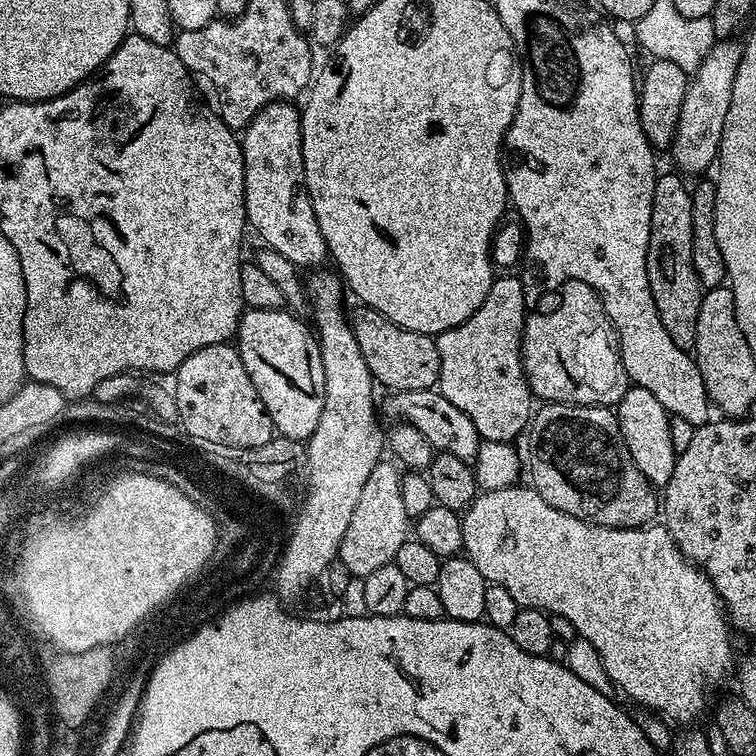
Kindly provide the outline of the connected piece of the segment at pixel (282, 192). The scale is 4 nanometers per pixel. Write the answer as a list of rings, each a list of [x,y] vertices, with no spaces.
[[[287,100],[267,104],[243,129],[242,147],[244,205],[251,231],[253,228],[269,249],[277,251],[298,269],[305,270],[327,261],[329,254],[304,181],[300,113],[301,109]]]

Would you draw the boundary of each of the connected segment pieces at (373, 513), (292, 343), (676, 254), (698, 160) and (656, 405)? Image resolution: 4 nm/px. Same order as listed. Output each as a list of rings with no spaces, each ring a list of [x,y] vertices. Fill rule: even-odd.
[[[382,462],[374,470],[368,480],[366,495],[356,507],[344,543],[340,545],[339,563],[344,563],[345,570],[353,577],[369,576],[374,574],[374,570],[393,563],[398,550],[409,539],[410,519],[402,502],[402,476],[396,473],[397,465],[392,464]]]
[[[248,310],[241,315],[240,327],[236,329],[234,337],[242,366],[246,366],[246,374],[250,374],[250,382],[254,382],[258,398],[262,398],[262,406],[266,406],[270,414],[273,429],[281,437],[301,442],[307,442],[314,434],[318,418],[322,418],[326,394],[326,374],[322,370],[320,346],[313,329],[304,324],[301,317],[288,310]]]
[[[675,171],[672,172],[656,177],[654,202],[650,214],[650,242],[646,270],[650,278],[654,306],[658,306],[658,318],[662,318],[666,334],[670,334],[674,346],[678,346],[684,352],[692,352],[696,346],[698,306],[702,302],[704,292],[698,274],[694,270],[692,257],[694,242],[692,193],[689,185],[684,185],[685,177]]]
[[[724,38],[715,43],[713,48],[707,54],[705,60],[694,75],[688,81],[686,98],[682,102],[682,114],[676,127],[676,136],[672,139],[670,155],[672,160],[677,164],[675,167],[683,173],[694,174],[702,172],[712,164],[717,163],[720,154],[720,143],[724,137],[724,127],[726,126],[726,114],[730,114],[730,98],[734,94],[734,78],[738,74],[740,59],[744,53],[743,43],[736,38]]]
[[[629,386],[619,404],[615,405],[614,411],[634,466],[642,470],[642,474],[653,486],[668,484],[670,474],[674,474],[678,454],[674,450],[674,442],[670,442],[670,417],[662,402],[658,402],[658,398],[650,394],[650,390]]]

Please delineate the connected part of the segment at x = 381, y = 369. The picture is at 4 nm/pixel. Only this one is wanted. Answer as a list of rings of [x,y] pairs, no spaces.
[[[360,306],[357,309],[351,313],[350,323],[358,338],[358,350],[362,358],[366,358],[372,379],[381,389],[388,388],[384,390],[389,393],[427,392],[439,385],[440,359],[433,337],[400,328],[373,308]]]

